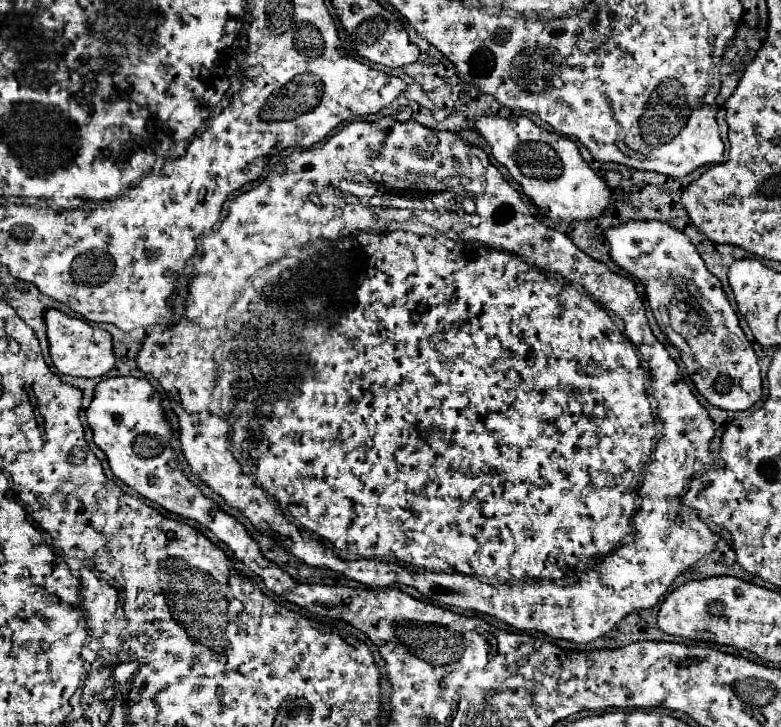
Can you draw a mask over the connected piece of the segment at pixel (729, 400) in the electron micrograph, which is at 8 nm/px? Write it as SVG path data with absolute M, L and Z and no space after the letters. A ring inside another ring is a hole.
M630 220L618 226L612 226L604 232L606 242L610 244L610 258L624 268L628 274L636 276L644 288L648 290L648 302L656 316L656 322L666 338L674 338L680 348L680 358L686 364L686 370L708 404L722 408L722 410L748 410L762 398L762 380L760 380L760 366L756 354L744 336L736 312L732 310L730 302L722 292L720 280L708 272L704 260L692 246L692 242L676 228L666 222L650 222L650 220ZM682 290L682 300L676 300L676 294Z

